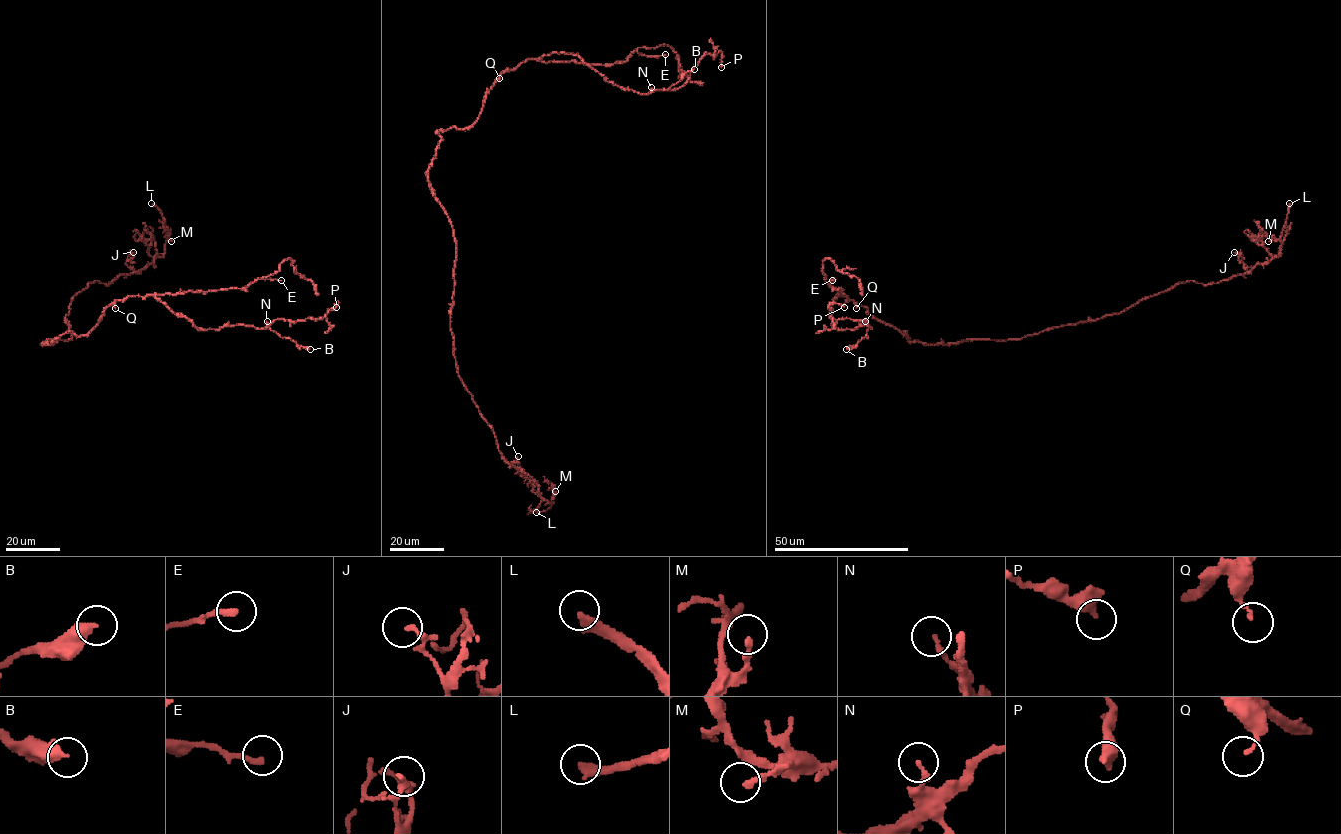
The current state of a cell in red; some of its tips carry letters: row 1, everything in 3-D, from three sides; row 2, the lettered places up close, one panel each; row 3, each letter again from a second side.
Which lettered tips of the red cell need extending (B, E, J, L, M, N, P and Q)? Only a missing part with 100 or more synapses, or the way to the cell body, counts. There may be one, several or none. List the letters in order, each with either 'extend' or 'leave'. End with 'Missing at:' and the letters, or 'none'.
B: leave
E: leave
J: leave
L: extend
M: leave
N: leave
P: leave
Q: leave
Missing at: L

